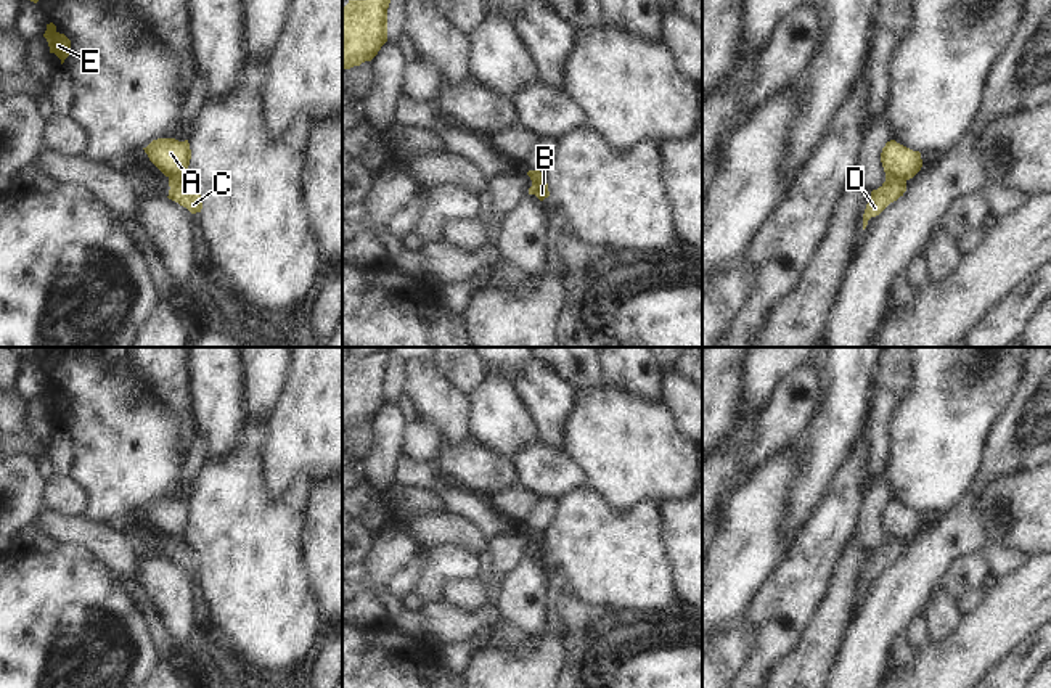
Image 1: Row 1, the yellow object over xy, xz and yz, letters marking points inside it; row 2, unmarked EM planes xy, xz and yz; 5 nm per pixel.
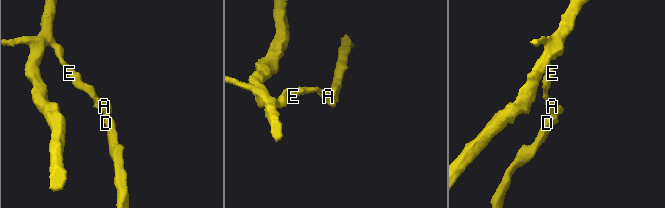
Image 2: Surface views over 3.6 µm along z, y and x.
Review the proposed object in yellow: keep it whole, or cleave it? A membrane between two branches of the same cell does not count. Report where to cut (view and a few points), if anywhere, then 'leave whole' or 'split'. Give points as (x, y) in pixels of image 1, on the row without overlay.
cut yz (886, 536), (905, 540); split

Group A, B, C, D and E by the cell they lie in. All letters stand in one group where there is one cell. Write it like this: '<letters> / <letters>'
A B E / C D

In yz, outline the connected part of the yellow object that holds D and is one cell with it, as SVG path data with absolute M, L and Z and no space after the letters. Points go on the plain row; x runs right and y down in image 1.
M885 537L885 542L871 551L869 561L863 574L863 590L871 577L879 575L890 563L897 561L906 551L906 540Z

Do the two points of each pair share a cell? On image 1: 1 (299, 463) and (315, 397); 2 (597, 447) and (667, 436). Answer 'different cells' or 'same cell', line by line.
1: same cell
2: same cell

